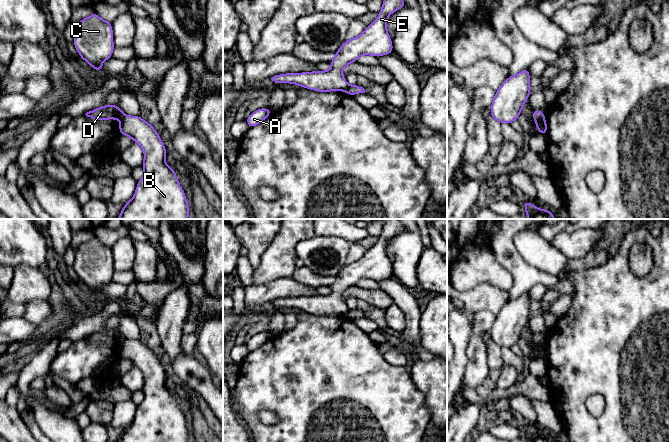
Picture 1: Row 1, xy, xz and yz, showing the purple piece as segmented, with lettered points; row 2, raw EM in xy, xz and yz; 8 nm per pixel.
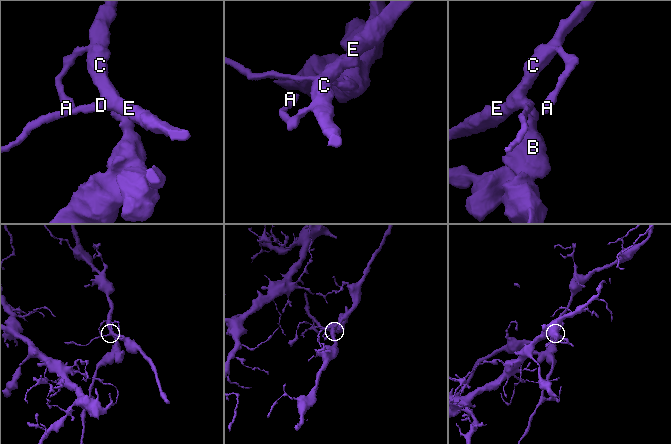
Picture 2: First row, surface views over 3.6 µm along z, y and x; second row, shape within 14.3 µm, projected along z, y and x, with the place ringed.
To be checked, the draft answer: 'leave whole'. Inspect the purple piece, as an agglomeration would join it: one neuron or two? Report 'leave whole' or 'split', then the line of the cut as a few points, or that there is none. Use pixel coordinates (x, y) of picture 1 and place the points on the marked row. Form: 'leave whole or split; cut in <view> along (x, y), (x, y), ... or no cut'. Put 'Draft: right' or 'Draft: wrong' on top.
Draft: wrong
split; cut in yz along (543, 116), (535, 122)

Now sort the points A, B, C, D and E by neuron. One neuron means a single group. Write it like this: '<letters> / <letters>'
A C D E / B

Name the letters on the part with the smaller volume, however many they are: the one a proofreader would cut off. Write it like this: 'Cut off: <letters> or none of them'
Cut off: B

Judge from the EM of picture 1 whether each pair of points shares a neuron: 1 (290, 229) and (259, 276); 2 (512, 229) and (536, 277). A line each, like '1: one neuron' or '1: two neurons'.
1: one neuron
2: one neuron

